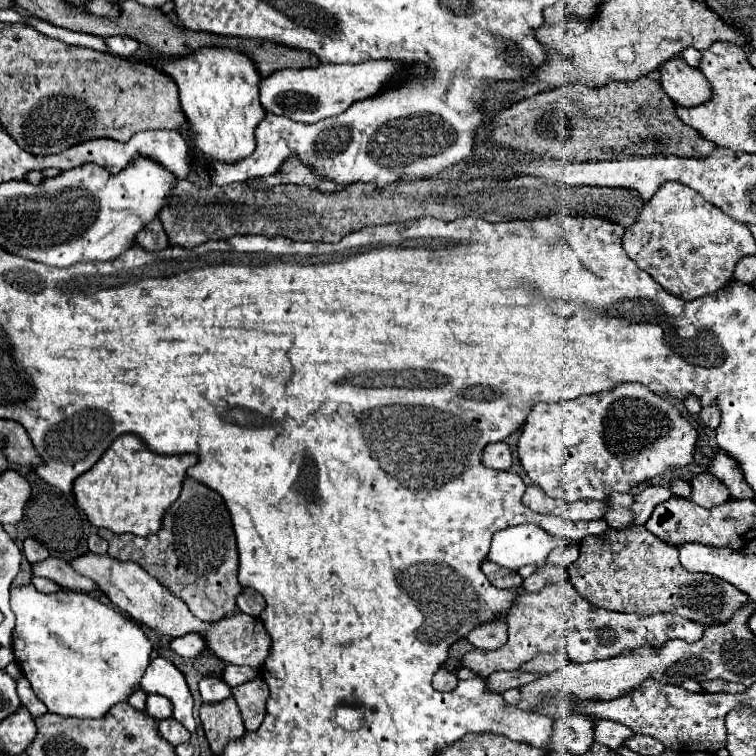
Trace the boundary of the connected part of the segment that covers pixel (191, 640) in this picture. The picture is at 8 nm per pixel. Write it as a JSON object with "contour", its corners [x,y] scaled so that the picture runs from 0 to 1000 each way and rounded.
{"contour":[[[249,837],[249,840],[233,843],[233,845],[228,845],[225,856],[228,856],[235,866],[241,866],[241,869],[251,869],[251,872],[262,869],[267,861],[275,858],[272,845],[270,845],[267,840],[262,840],[262,837]]]}

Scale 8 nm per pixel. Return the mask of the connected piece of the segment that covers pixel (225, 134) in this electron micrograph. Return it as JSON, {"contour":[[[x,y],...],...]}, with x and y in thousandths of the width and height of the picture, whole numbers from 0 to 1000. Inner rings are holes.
{"contour":[[[262,65],[233,81],[204,81],[228,99],[238,118],[238,139],[249,160],[249,184],[275,213],[315,216],[339,197],[339,168],[352,147],[341,131],[344,99],[336,83],[304,65]]]}

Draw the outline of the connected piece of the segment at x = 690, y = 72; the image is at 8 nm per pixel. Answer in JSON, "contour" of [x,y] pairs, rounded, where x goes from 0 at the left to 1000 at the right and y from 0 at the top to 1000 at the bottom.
{"contour":[[[892,75],[873,89],[873,110],[881,126],[899,142],[921,142],[942,128],[942,112],[931,97],[907,86],[902,75]]]}

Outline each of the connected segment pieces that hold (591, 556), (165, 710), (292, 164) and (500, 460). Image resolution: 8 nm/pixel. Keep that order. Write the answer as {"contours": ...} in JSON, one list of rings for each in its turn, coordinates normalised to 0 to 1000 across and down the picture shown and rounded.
{"contours":[[[[852,694],[815,702],[796,710],[775,710],[767,718],[767,737],[751,750],[751,766],[780,798],[804,808],[868,813],[894,811],[931,829],[958,827],[968,811],[984,803],[992,790],[971,774],[934,758],[913,758],[897,742],[897,726],[852,700]]],[[[196,919],[196,927],[193,927],[193,943],[209,954],[220,951],[220,948],[228,948],[228,933],[220,922],[214,919]]],[[[381,210],[373,229],[368,231],[360,231],[360,234],[347,234],[344,245],[370,245],[370,242],[392,242],[392,245],[410,245],[410,247],[418,247],[423,253],[442,253],[444,245],[437,242],[437,239],[421,239],[410,224],[405,224],[394,210]]],[[[667,583],[643,589],[640,602],[638,602],[638,612],[646,615],[646,618],[651,618],[651,620],[669,623],[669,620],[677,615],[677,599],[675,599],[675,591],[672,591]]]]}

